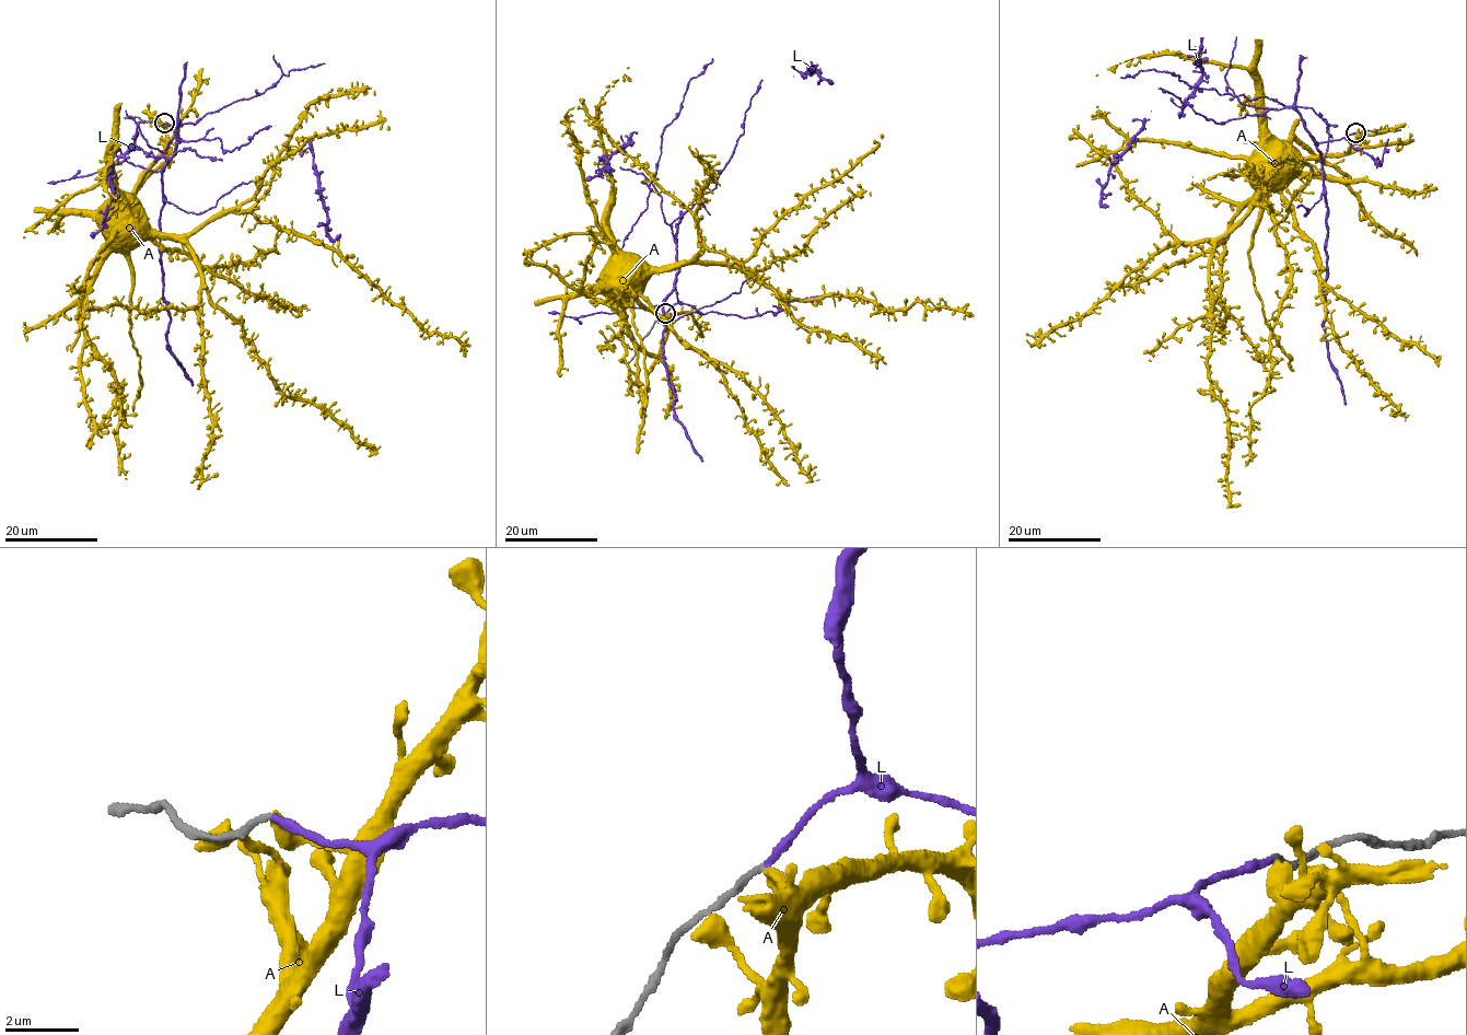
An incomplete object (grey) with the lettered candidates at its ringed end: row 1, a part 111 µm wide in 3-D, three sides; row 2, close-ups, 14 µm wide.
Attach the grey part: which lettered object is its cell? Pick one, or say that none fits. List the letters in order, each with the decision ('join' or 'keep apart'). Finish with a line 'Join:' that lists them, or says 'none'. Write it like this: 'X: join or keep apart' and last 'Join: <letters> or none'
A: keep apart
L: join
Join: L

